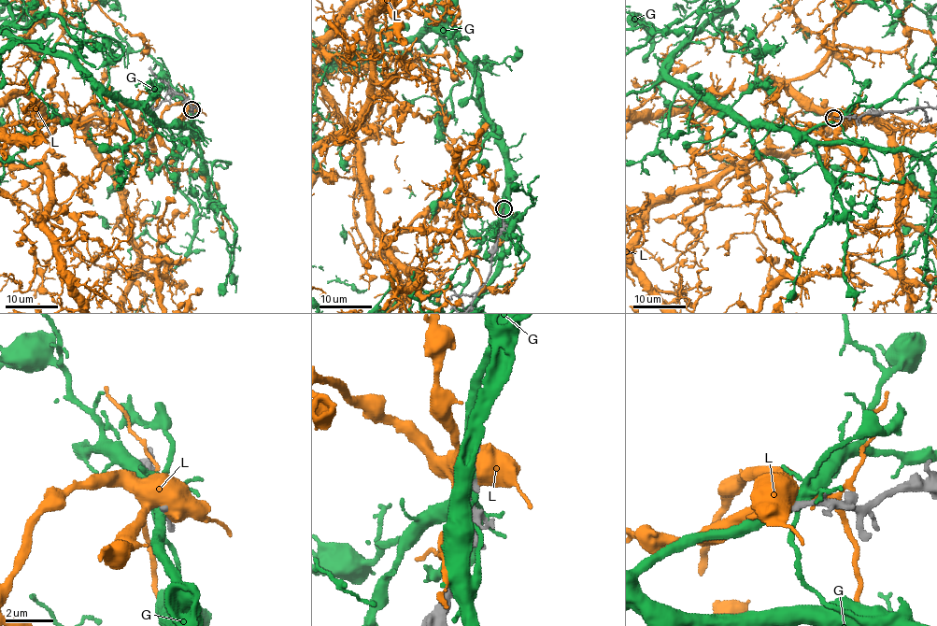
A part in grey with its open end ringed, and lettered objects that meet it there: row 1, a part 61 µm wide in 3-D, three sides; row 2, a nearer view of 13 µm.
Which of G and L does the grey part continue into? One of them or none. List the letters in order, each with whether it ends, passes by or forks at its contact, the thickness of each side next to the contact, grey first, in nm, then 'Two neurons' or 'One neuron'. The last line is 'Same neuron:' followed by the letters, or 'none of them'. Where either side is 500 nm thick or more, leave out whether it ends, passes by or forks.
G: It forks there. Thickness 360 nm (grey) against 360 nm. Two neurons
L: Thickness 360 nm (grey) against 500 nm. Two neurons
Same neuron: none of them

